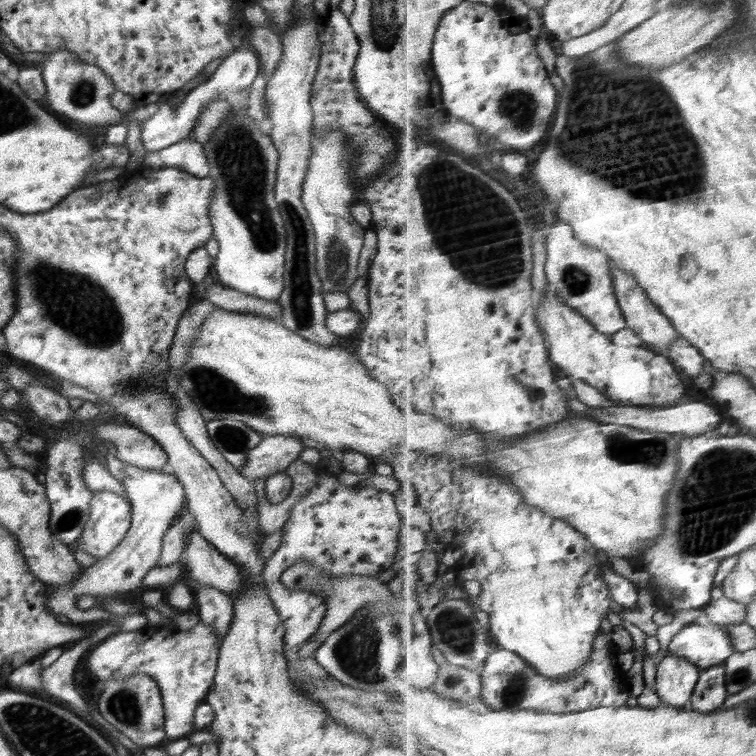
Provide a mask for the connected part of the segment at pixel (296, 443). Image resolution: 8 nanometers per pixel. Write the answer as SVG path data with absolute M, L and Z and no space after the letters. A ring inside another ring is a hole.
M265 435L246 456L246 464L240 473L246 477L266 479L286 470L286 467L299 458L305 449L300 437L286 435Z

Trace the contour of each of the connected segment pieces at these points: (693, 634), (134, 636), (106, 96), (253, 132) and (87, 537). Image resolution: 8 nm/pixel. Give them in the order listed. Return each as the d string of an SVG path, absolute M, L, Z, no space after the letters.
M693 622L673 637L669 652L691 659L702 670L724 664L736 653L726 625Z
M201 621L185 631L174 630L173 627L146 625L139 630L120 630L106 637L92 650L85 663L93 675L105 683L112 679L124 679L136 673L150 675L161 690L163 730L166 732L166 738L177 740L192 732L195 726L195 708L198 704L205 703L206 696L213 688L219 642L220 638L214 632L214 628Z
M54 49L46 53L46 59L41 68L44 86L46 88L46 102L52 110L62 112L64 120L72 122L96 122L96 124L113 124L125 120L147 120L152 117L160 107L160 102L152 102L146 106L135 106L135 109L126 117L123 112L110 103L110 94L114 94L114 83L100 67L82 61L76 53L68 49Z
M236 100L233 102L232 114L224 119L224 123L202 144L202 148L206 162L210 166L208 177L216 182L212 189L212 201L208 204L212 237L220 245L218 255L213 258L214 272L224 287L264 300L276 301L284 290L283 275L287 246L287 233L274 196L279 152L266 128L256 123L246 109L240 110Z
M115 492L92 493L90 512L80 537L73 545L76 549L102 558L112 552L124 538L131 525L131 503Z

